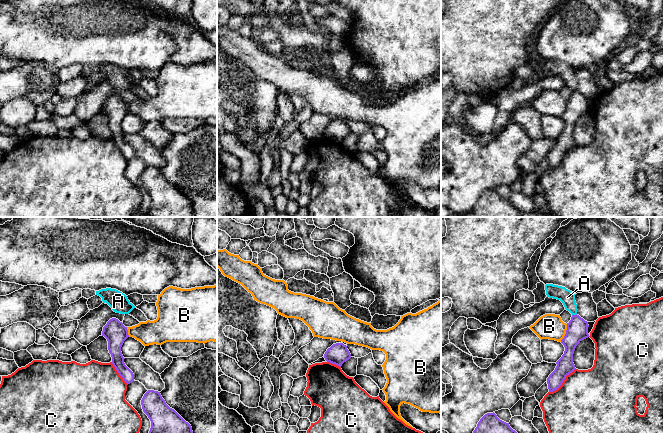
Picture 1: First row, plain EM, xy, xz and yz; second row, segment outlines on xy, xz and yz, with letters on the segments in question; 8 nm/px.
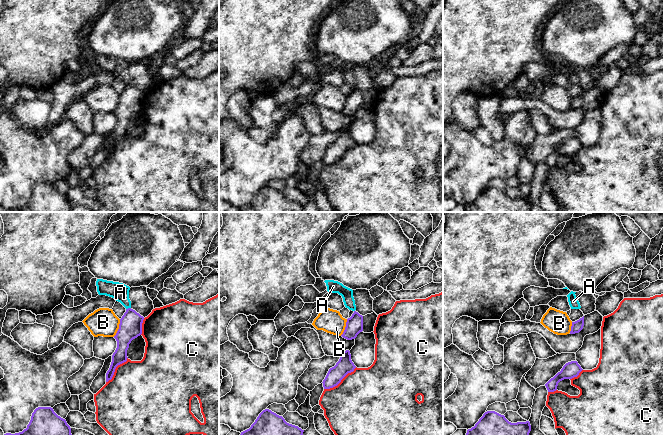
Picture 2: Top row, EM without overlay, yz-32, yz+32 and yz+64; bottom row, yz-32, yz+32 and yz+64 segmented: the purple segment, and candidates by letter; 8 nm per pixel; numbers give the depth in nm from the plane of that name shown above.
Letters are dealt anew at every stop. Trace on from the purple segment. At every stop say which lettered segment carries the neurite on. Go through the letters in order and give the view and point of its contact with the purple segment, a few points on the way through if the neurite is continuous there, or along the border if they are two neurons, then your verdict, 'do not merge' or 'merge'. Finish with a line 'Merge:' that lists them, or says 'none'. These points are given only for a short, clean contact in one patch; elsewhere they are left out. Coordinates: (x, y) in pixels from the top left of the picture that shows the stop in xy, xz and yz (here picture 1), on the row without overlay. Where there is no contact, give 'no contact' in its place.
A: contact yz (574, 91); border yz (576, 89), (572, 91); do not merge
B: contact yz (566, 109); do not merge
C: contact yz (562, 158); do not merge
Merge: none

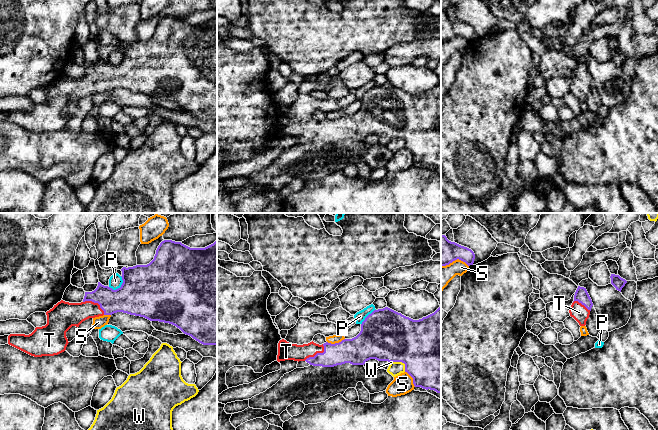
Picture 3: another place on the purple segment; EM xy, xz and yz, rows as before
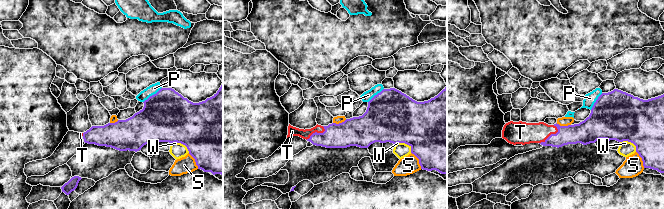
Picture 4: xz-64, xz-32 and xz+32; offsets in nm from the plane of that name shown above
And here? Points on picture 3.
P: contact xy (120, 63); do not merge
S: contact xz (335, 119); do not merge
T: contact xz (317, 129); way xz (348, 126), (341, 129), (317, 129), (286, 127); merge
W: contact xz (401, 137); do not merge
Merge: T

